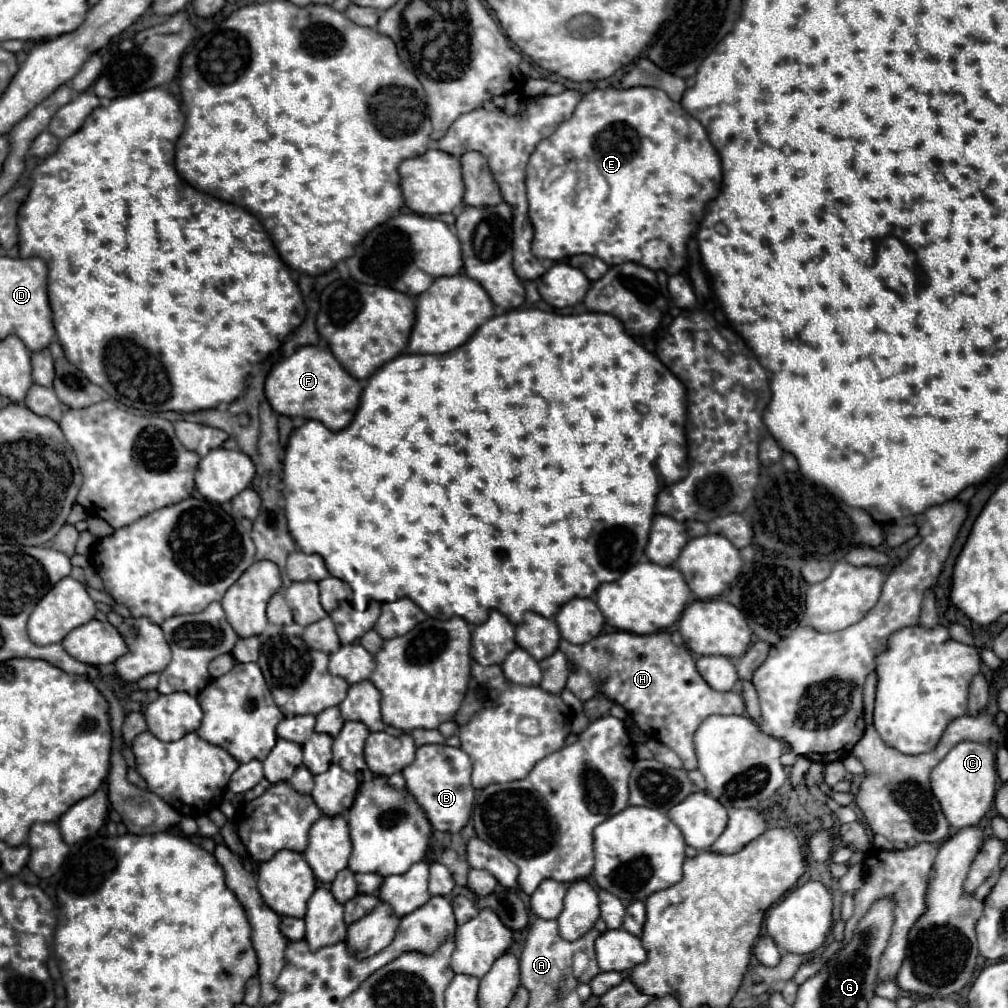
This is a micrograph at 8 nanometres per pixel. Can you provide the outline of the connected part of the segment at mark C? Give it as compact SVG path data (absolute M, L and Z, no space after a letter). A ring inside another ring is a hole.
M963 741L955 745L947 753L947 757L931 771L933 795L939 799L953 833L967 827L975 827L985 817L995 799L997 779L999 775L995 767L993 747L989 743L973 743L973 741Z

